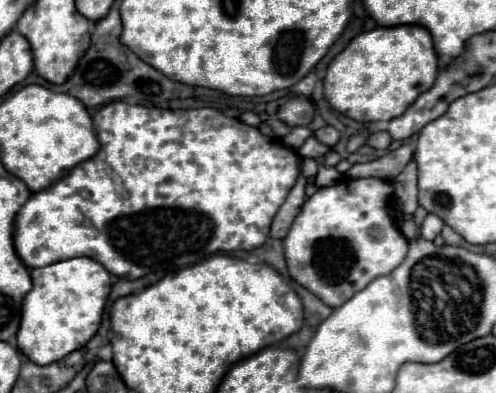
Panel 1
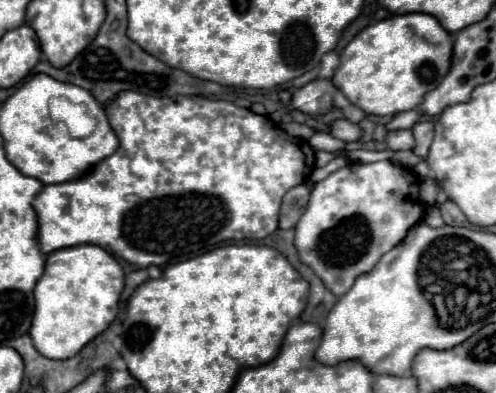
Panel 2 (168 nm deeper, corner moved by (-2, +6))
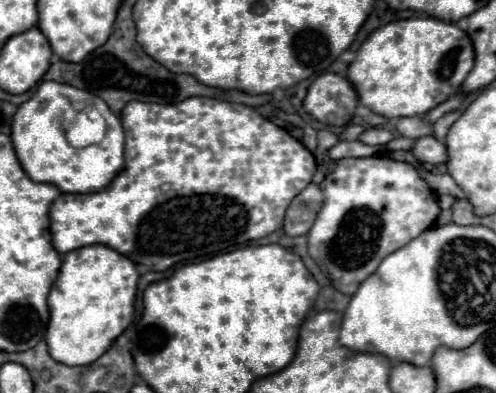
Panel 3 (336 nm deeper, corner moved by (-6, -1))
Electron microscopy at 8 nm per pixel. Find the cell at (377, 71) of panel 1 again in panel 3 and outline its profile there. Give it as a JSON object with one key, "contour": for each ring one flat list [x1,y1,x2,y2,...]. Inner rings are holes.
{"contour":[[414,17,392,21,380,29,376,29,358,49,356,59,348,67,348,79,356,87,362,105,370,107,374,113,384,115,388,119,394,117,412,117,424,115,442,101,446,101,452,93,456,93,468,73,474,67,474,47,472,39,464,29,456,23,440,21,434,17]]}

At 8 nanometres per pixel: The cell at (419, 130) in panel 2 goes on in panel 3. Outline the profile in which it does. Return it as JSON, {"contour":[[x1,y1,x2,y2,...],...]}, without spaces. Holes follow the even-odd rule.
{"contour":[[450,111,450,113,442,115,442,117,434,123,434,137,438,137,438,139,446,137,446,133,448,133,450,125,452,125,458,117,460,117,460,111]]}

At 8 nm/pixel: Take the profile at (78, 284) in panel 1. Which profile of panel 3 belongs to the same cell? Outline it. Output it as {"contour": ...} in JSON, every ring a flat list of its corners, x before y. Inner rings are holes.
{"contour":[[88,245,68,251,48,295,50,323,46,343,48,351,52,351,52,359,64,365,88,365,104,355,134,319,138,277,136,263,106,245]]}

